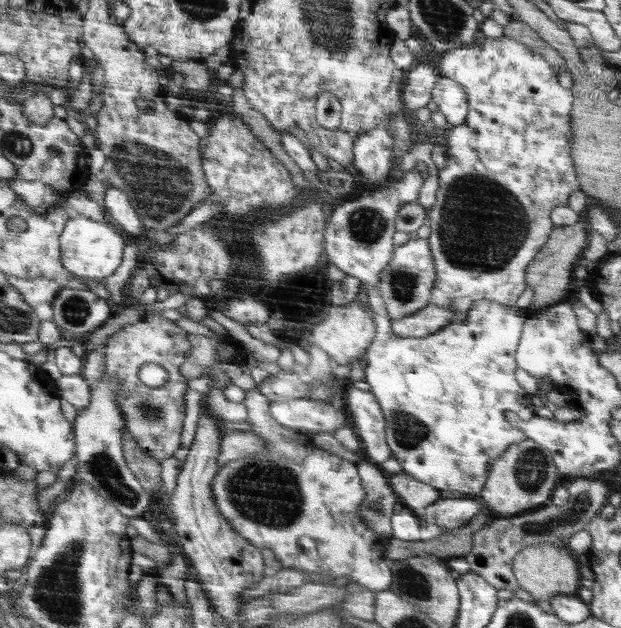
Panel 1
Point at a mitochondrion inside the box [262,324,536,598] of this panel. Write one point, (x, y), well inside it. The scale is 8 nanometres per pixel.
(410, 431)

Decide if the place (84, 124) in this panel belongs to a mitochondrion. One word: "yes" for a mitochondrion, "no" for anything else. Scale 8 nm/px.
no

